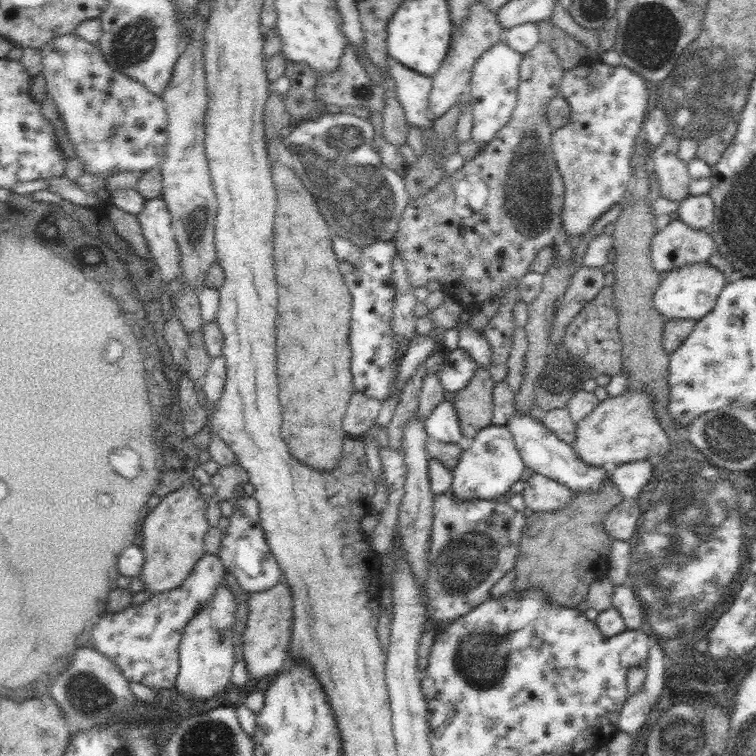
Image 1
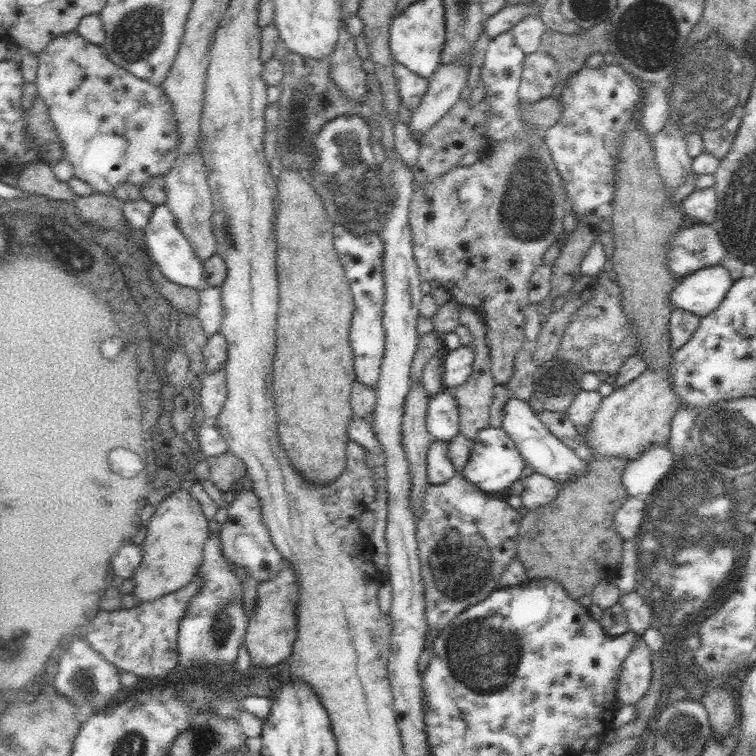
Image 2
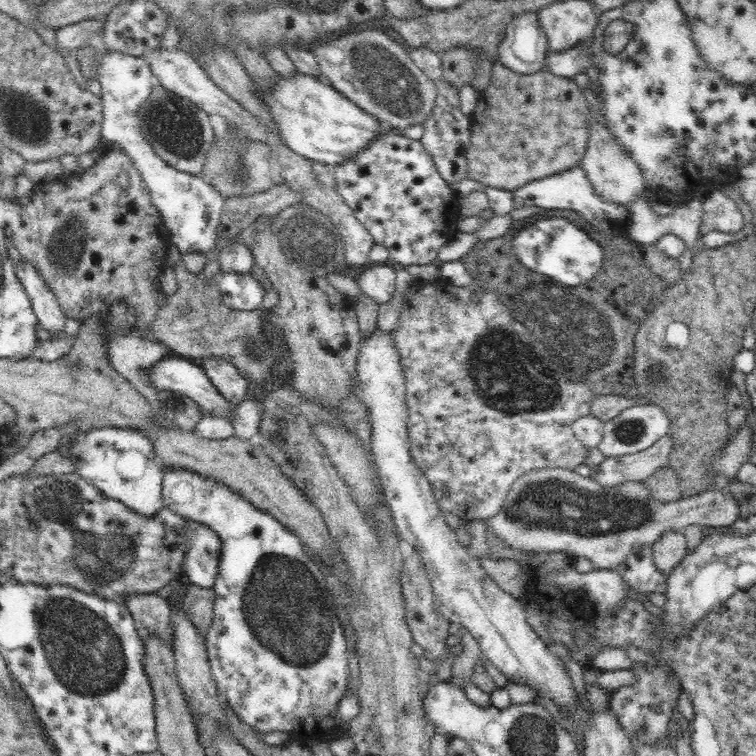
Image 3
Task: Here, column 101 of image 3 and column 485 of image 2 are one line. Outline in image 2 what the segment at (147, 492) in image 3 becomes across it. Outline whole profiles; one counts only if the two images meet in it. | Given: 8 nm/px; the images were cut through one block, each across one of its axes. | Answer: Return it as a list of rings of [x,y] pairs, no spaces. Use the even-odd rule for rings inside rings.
[[[502,427],[482,428],[474,440],[474,446],[470,450],[470,458],[461,472],[468,481],[479,487],[479,490],[487,494],[500,496],[508,491],[513,482],[516,482],[522,474],[522,469],[527,466],[518,447],[514,444],[510,435]]]

